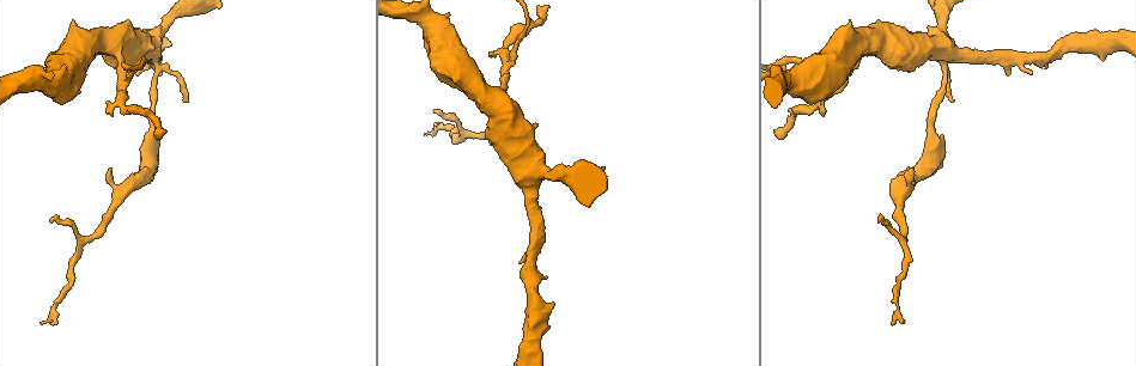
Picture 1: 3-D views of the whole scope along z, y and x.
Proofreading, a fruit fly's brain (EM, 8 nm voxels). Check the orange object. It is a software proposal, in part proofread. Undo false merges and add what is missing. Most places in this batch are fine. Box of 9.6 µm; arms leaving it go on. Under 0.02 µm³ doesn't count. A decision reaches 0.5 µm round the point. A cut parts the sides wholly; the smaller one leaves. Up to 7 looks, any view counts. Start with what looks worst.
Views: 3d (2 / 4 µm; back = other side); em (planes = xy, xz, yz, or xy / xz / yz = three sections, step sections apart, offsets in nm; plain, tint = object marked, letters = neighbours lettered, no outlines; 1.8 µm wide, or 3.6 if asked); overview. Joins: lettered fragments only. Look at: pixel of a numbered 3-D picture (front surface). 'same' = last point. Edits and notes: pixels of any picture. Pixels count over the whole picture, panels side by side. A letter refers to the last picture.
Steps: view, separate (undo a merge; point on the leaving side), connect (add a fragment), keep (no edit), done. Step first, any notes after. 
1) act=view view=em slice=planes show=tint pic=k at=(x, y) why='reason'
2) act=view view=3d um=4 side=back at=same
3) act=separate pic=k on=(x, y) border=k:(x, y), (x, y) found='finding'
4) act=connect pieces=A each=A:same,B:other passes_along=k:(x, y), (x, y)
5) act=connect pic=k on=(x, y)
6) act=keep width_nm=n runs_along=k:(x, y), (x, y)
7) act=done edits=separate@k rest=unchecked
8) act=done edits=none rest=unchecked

act=view view=3d um=4 pic=1 at=(157, 60) why='four or more arms meet'

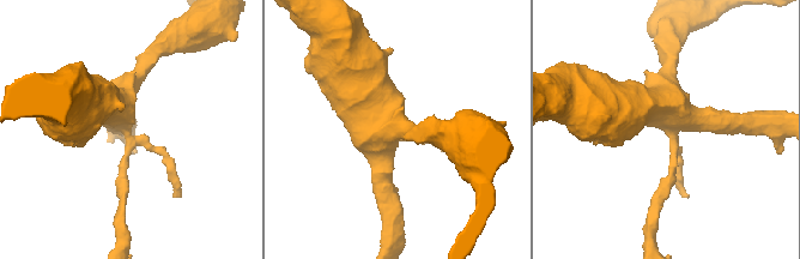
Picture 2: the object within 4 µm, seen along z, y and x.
act=view view=em slice=yz step=16 show=letters pic=2 at=(125, 130) why='now the EM'

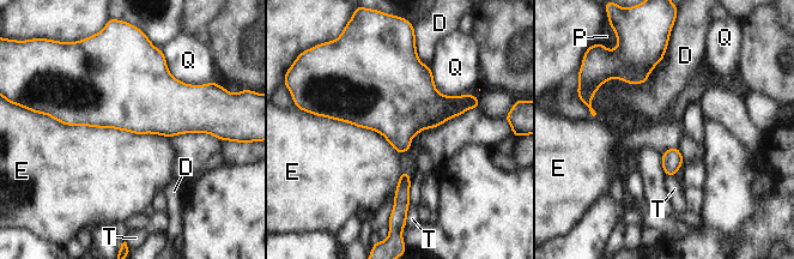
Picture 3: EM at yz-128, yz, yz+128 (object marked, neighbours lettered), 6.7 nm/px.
act=keep each=D:other,E:other,P:other,Q:other,T:other border=3:(53, 118), (169, 138) found='all the same cell'

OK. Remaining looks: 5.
act=view view=3d um=2 pic=1 at=(123, 86) why='sharp bend'

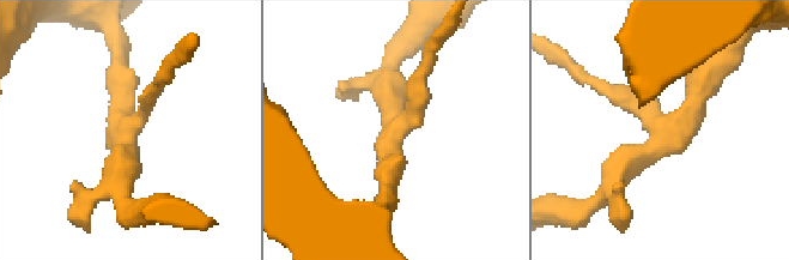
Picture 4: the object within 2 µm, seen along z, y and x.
act=view view=em slice=planes show=letters pic=4 at=(385, 139) arms=3 why='need the tissue'

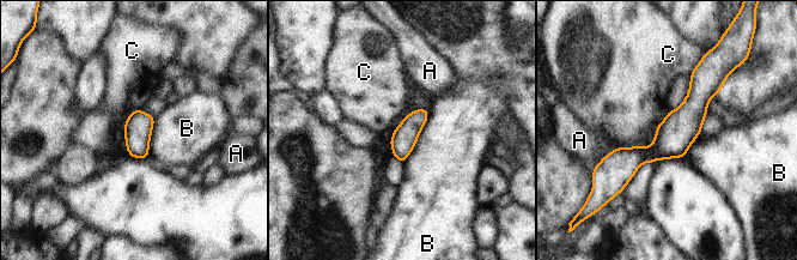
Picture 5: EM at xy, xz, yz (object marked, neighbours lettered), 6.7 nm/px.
act=keep each=A:other,B:other,C:other runs_along=5:(707, 73), (692, 113), (621, 186) found='continuous, no second cell'

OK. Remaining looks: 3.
act=view view=em um=3.6 slice=planes show=tint pic=1 at=(420, 16)

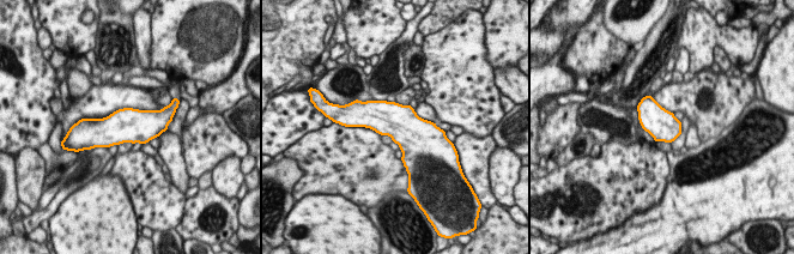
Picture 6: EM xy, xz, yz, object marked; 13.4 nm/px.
act=view view=em um=3.6 slice=planes show=letters at=same why='what lies round it'

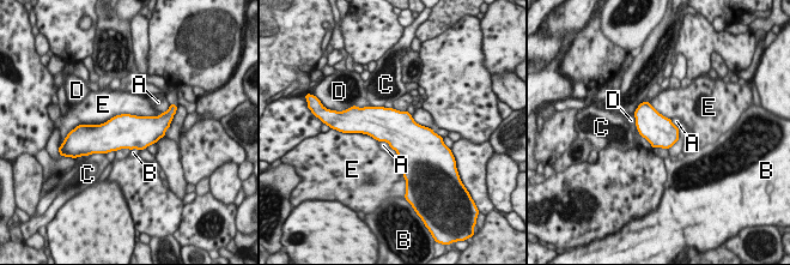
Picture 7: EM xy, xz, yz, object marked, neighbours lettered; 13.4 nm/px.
act=keep each=A:other,B:other,C:other,D:other,E:other border=7:(378, 140), (384, 140), (390, 148) found='one cell here'

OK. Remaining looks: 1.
act=done edits=none rest=unchecked

